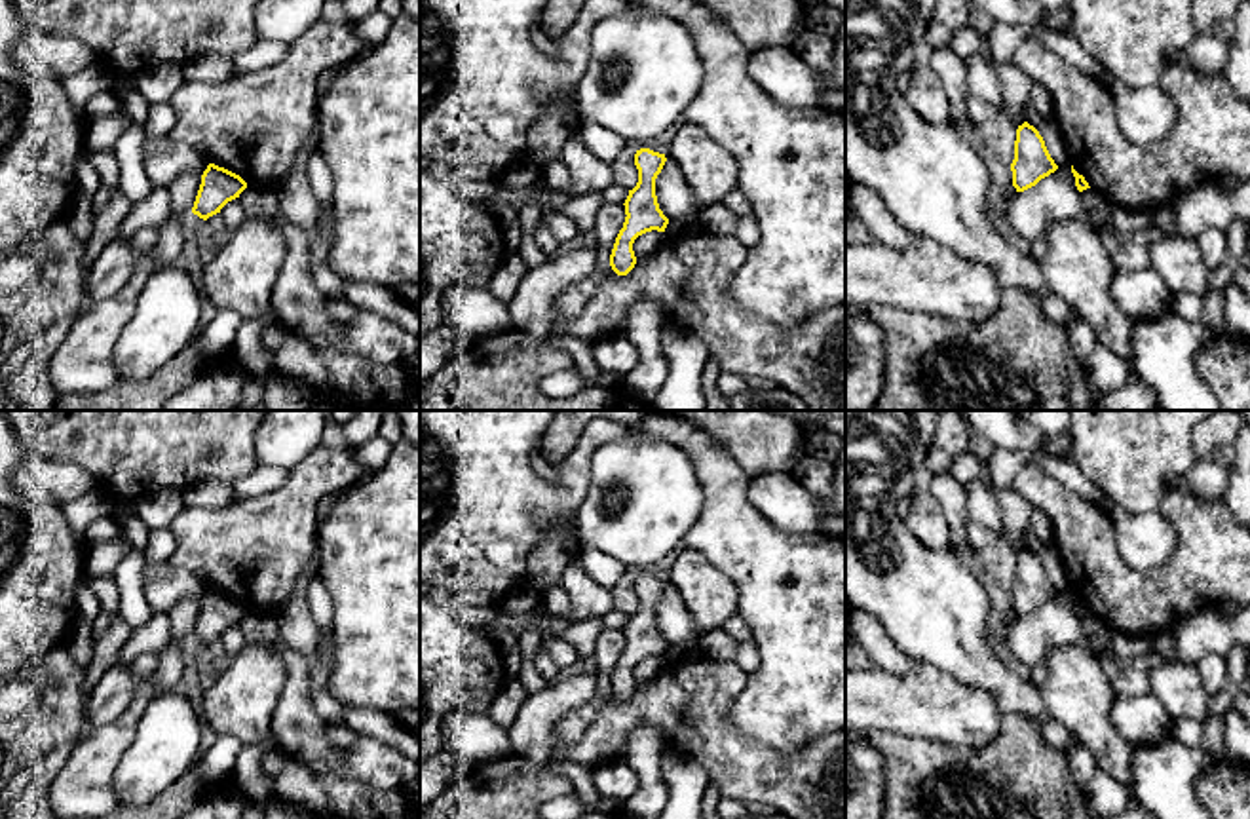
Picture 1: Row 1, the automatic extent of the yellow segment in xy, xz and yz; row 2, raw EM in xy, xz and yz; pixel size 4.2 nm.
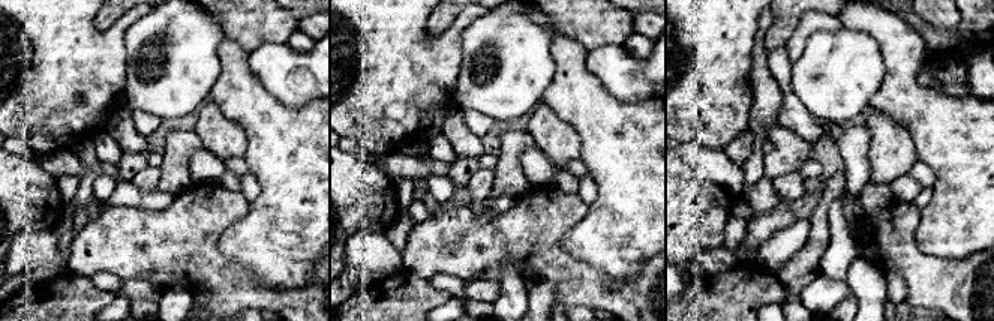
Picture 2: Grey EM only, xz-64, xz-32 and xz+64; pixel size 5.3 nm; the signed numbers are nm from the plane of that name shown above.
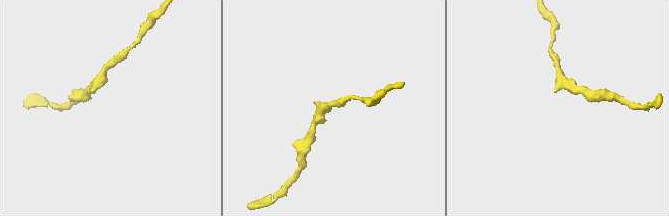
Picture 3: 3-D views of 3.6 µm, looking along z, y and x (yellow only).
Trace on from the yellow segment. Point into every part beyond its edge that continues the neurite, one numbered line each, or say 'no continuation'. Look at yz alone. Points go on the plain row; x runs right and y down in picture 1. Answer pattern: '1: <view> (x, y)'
no continuation

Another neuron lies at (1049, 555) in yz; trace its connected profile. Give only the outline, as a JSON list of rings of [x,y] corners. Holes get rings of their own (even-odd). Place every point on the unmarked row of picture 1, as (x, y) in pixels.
[[[1028,526],[1028,549],[1033,551],[1045,566],[1045,572],[1058,593],[1071,591],[1064,562],[1054,545],[1045,545]]]

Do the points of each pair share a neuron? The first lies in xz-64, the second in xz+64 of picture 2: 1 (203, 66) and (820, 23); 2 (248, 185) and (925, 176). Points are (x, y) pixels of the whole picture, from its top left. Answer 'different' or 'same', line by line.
1: different
2: different

